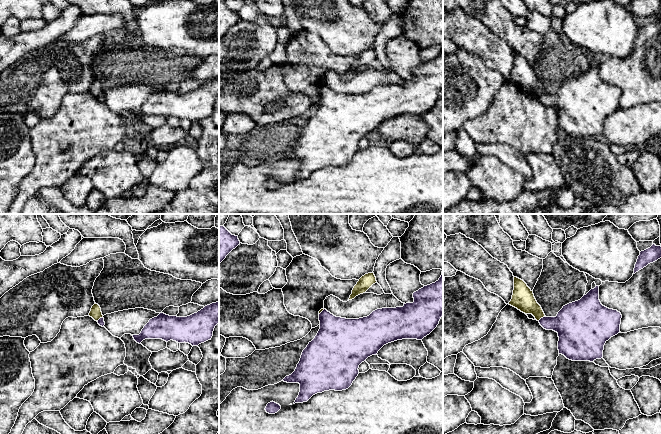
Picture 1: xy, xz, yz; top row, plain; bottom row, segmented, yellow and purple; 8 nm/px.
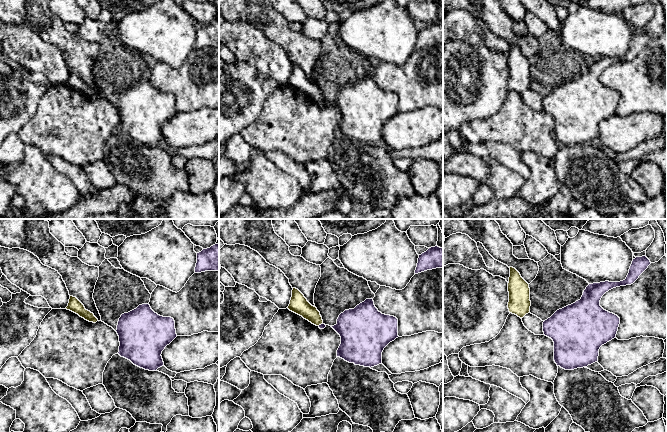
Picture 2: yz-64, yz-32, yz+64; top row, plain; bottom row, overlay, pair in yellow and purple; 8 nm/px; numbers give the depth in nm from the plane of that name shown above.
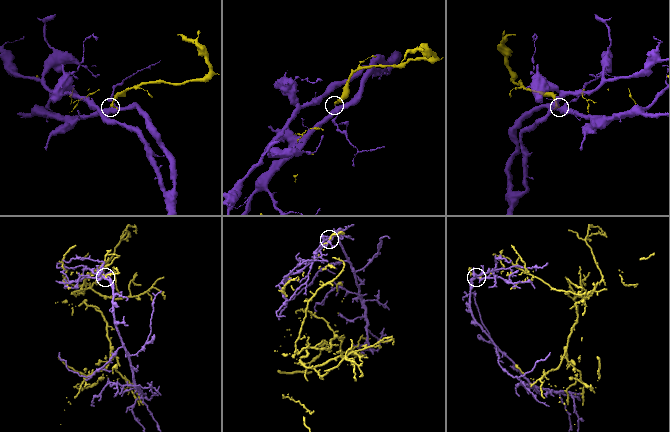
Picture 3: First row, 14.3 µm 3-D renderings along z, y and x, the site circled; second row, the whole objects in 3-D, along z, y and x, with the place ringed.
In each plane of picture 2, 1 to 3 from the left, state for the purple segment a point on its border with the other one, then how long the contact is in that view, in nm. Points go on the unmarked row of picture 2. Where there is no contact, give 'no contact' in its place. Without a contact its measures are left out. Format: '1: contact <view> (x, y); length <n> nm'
1: no contact
2: contact yz-32 (320, 100); length 40 nm
3: no contact

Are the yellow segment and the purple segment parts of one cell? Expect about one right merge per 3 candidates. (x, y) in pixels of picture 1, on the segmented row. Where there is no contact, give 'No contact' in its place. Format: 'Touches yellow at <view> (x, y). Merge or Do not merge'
Touches yellow at yz (541, 317). Do not merge

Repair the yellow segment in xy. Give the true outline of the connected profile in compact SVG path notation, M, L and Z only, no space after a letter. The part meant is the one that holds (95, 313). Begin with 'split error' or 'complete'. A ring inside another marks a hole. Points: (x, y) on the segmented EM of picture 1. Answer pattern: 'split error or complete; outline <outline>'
complete; outline M94 304L91 308L89 316L92 317L95 321L98 321L100 318L103 317L101 308L98 304Z

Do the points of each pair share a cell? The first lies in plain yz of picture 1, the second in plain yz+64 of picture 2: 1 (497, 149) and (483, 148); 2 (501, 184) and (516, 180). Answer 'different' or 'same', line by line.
1: same
2: same

